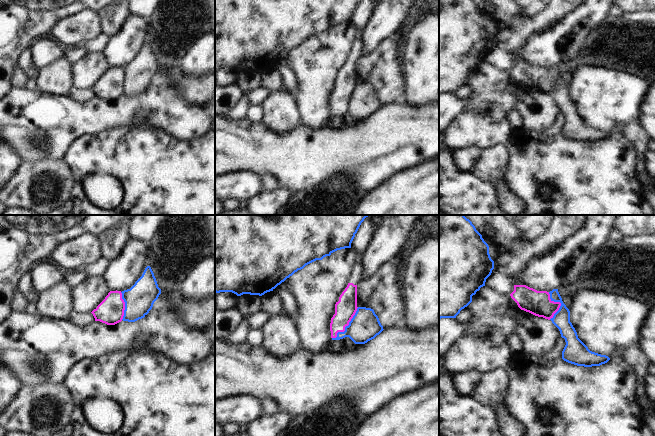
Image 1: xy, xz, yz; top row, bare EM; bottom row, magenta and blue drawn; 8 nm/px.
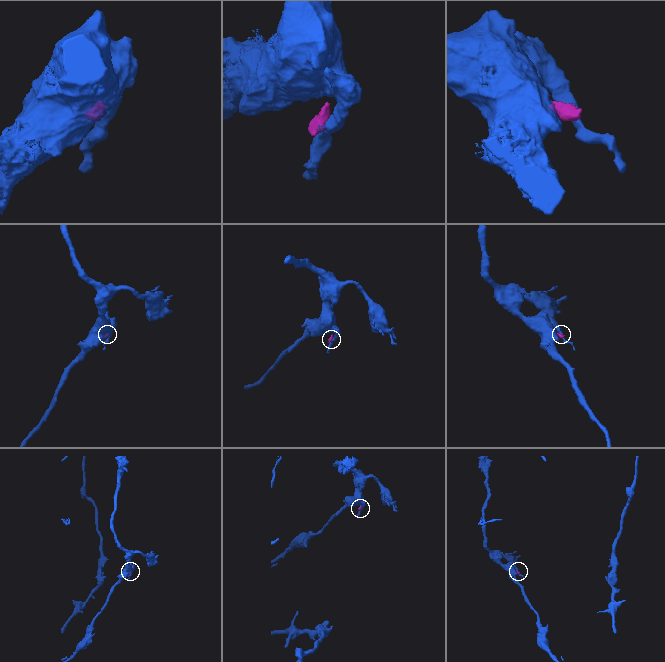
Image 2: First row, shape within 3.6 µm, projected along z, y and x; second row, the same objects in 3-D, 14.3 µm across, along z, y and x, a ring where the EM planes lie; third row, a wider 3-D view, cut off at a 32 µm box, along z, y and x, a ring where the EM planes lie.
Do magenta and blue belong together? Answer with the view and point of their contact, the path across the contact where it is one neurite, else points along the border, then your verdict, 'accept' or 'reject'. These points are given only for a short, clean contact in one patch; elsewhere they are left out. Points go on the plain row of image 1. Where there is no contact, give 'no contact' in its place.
contact xz (346, 101); border xz (358, 83), (345, 105), (339, 107), (332, 114); reject

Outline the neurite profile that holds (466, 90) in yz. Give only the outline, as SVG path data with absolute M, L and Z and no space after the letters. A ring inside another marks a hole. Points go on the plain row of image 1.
M470 79L467 83L460 87L455 95L459 98L459 100L467 100L473 92L474 84L472 82L472 79Z

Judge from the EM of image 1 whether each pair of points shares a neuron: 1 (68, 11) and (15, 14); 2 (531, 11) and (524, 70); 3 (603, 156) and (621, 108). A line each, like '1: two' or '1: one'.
1: one
2: two
3: two

